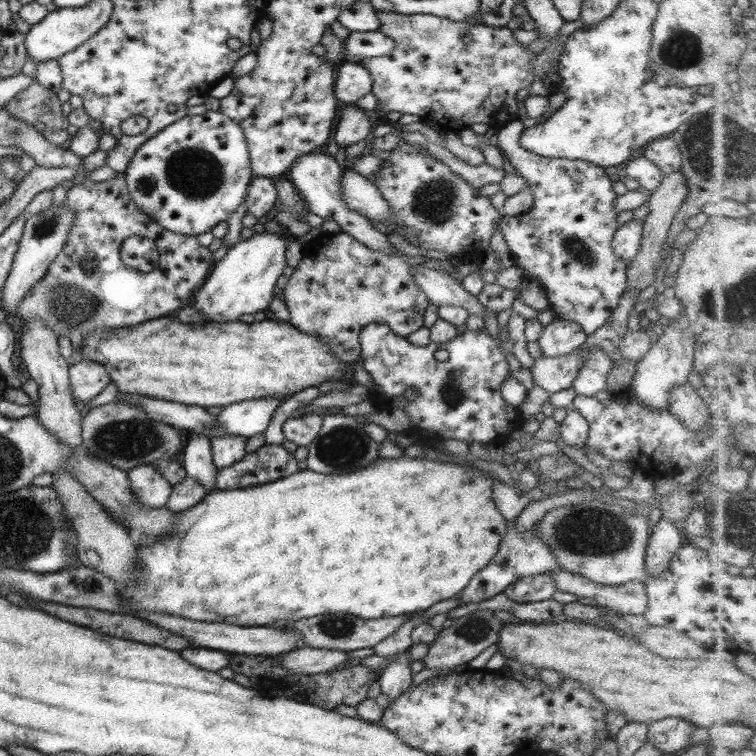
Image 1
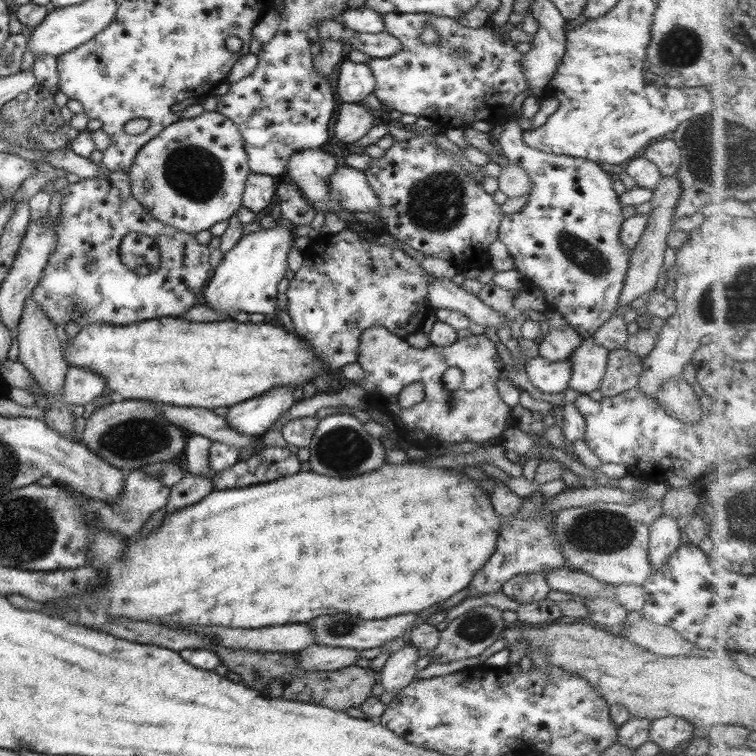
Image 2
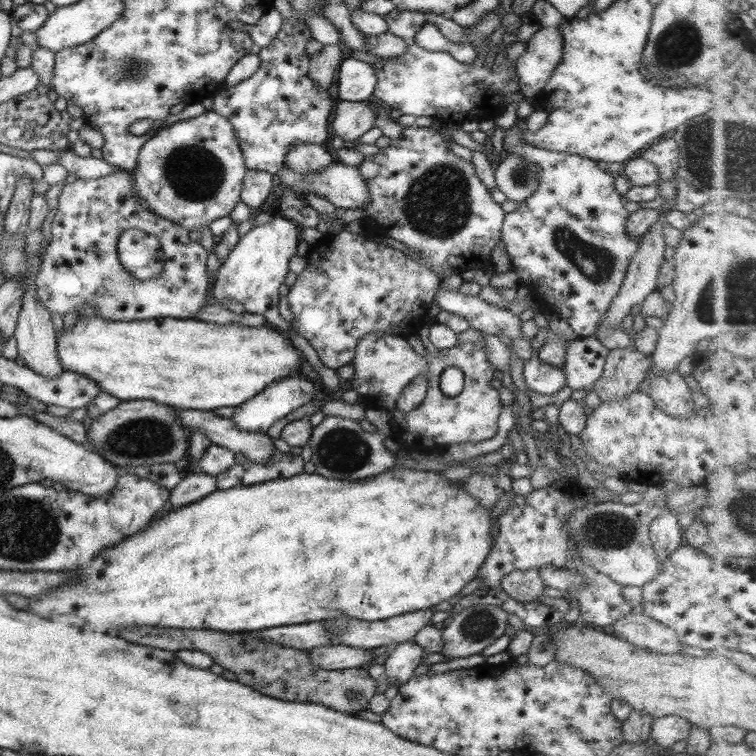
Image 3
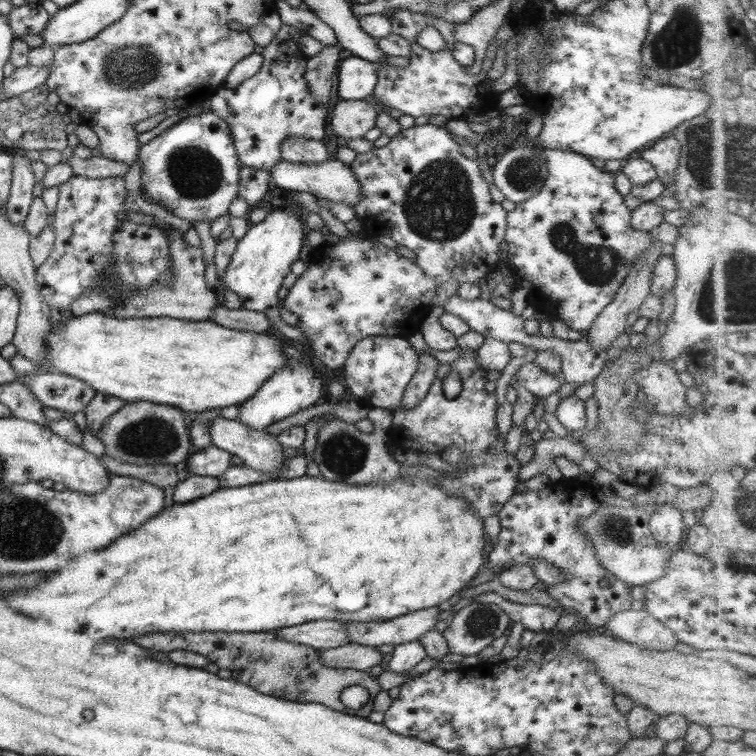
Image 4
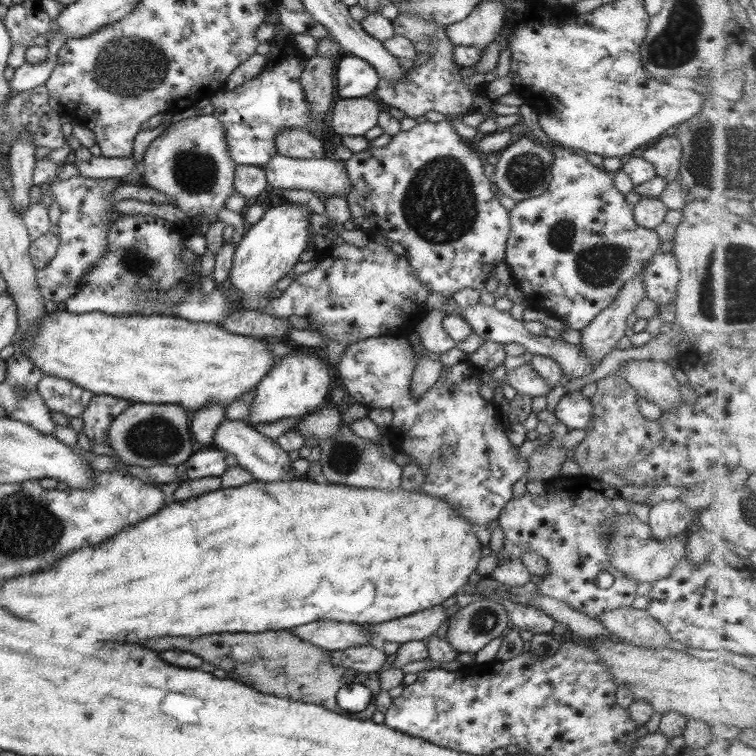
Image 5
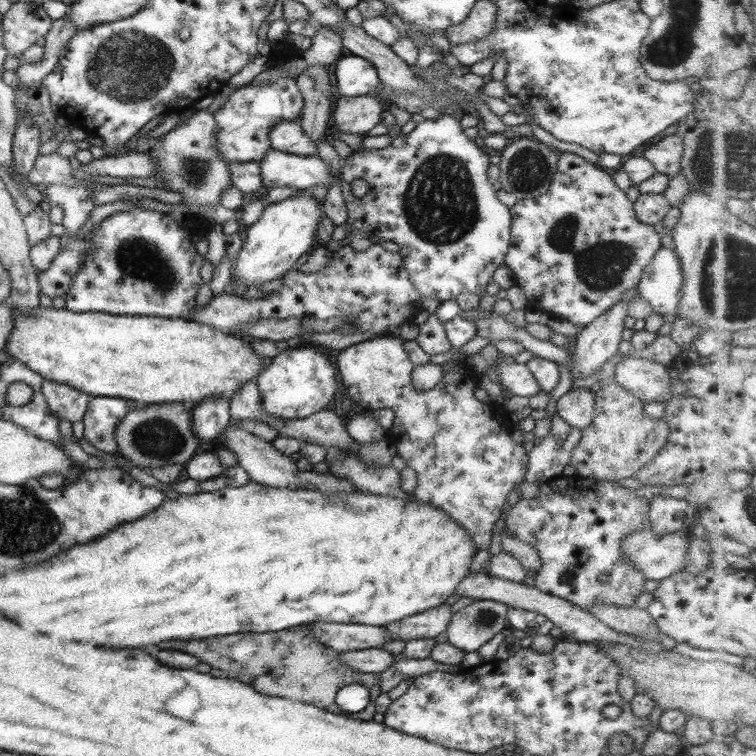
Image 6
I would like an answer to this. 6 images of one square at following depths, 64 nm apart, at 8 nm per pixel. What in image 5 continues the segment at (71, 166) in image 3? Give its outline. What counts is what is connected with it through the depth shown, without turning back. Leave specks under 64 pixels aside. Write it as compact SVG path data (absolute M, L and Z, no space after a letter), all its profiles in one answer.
M99 155L87 161L70 159L79 171L79 176L94 179L122 179L136 169L142 174L142 162L136 162L132 156L127 158L105 158Z

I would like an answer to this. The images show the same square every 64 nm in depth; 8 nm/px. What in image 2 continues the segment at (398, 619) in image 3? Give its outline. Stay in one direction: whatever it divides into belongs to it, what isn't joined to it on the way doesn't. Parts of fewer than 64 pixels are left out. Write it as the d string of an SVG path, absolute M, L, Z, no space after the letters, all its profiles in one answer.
M407 612L381 620L365 621L362 618L351 616L349 613L337 613L334 615L318 616L315 619L307 621L306 624L309 628L313 628L315 645L360 651L366 648L375 648L375 646L383 646L386 642L404 633L409 633L417 625L416 618L416 614Z

